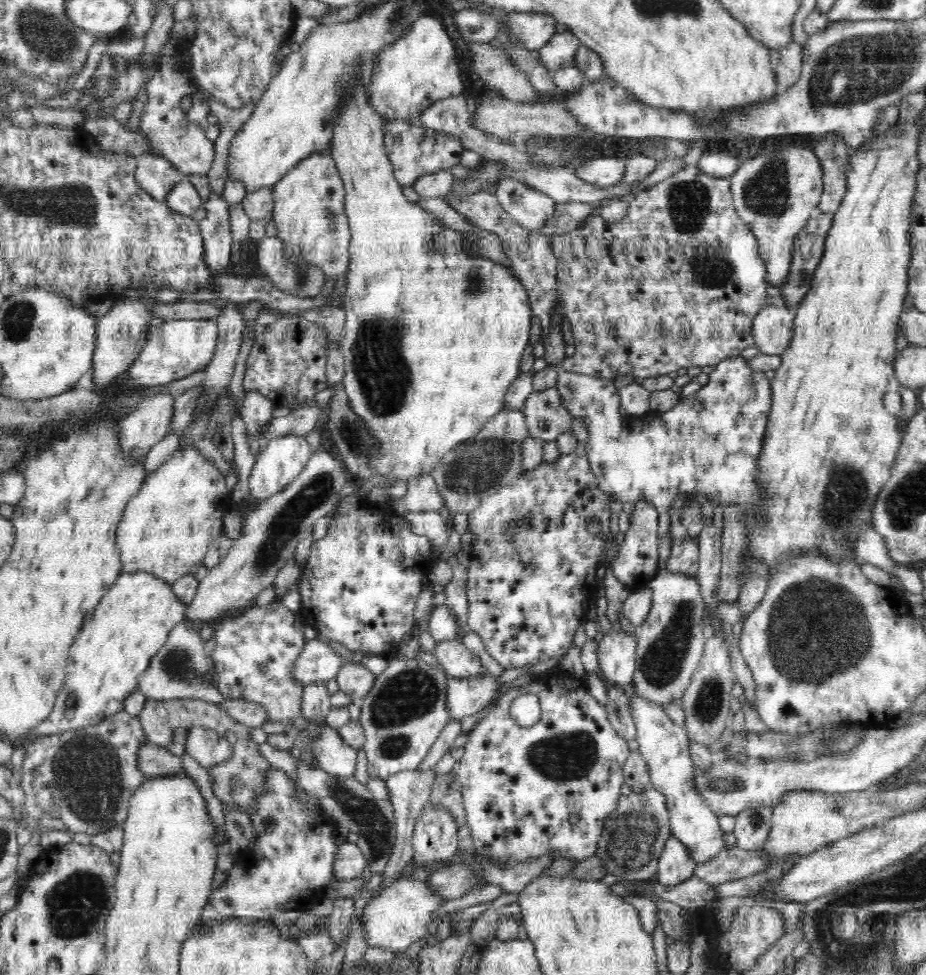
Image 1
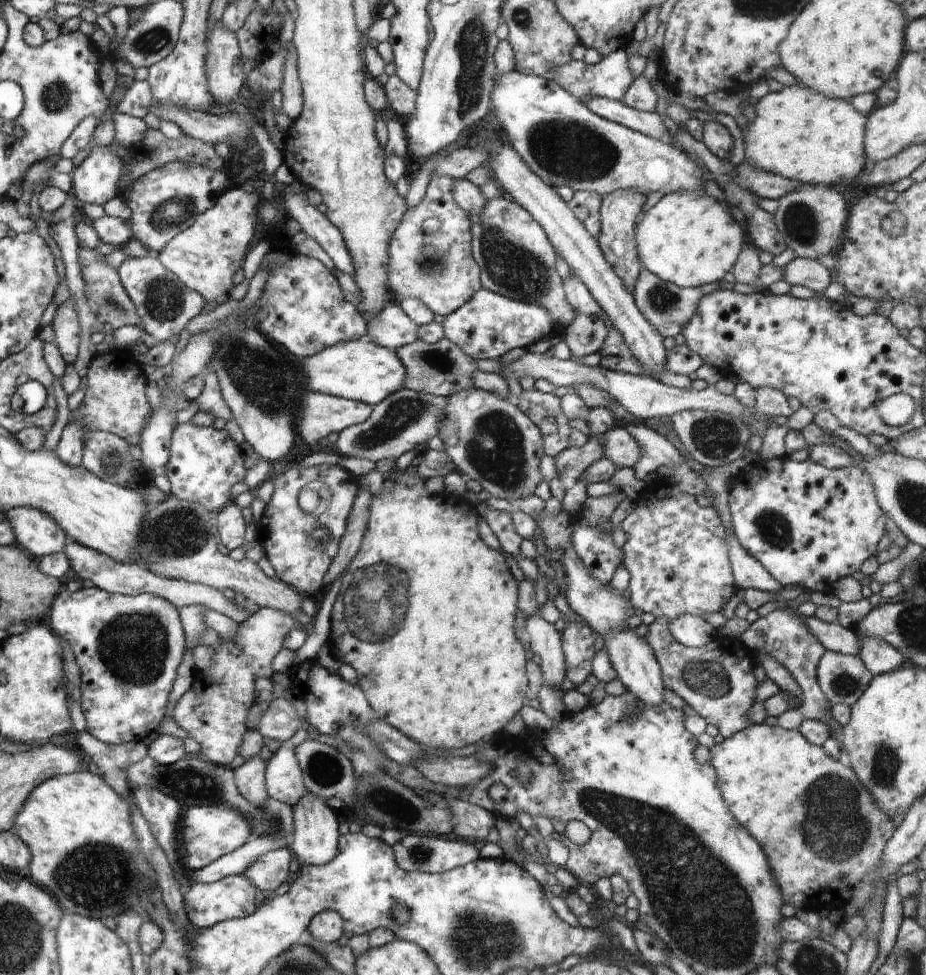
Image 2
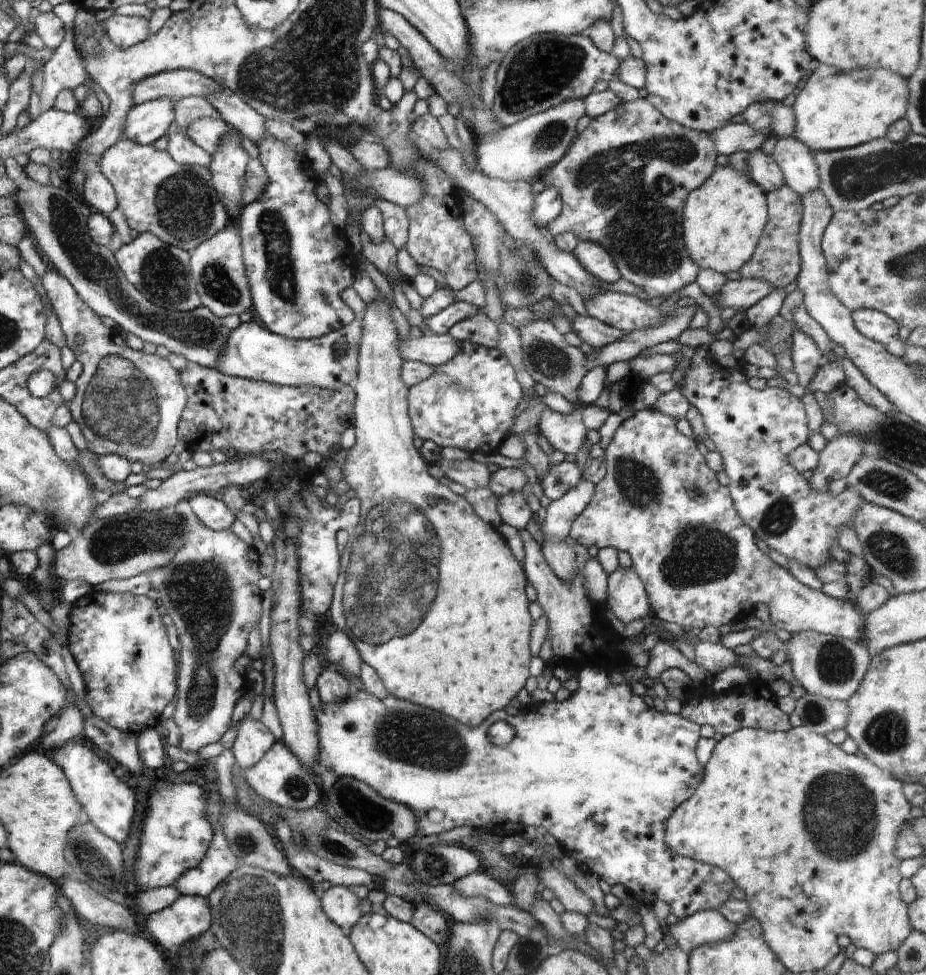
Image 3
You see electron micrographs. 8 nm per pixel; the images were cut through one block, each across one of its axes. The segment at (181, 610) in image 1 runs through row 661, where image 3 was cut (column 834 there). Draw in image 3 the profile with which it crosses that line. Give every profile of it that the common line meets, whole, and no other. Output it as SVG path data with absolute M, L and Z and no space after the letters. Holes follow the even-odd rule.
M820 63L792 106L796 118L792 136L813 152L844 150L884 138L892 123L906 116L908 97L908 79L892 70L878 68L842 72Z

